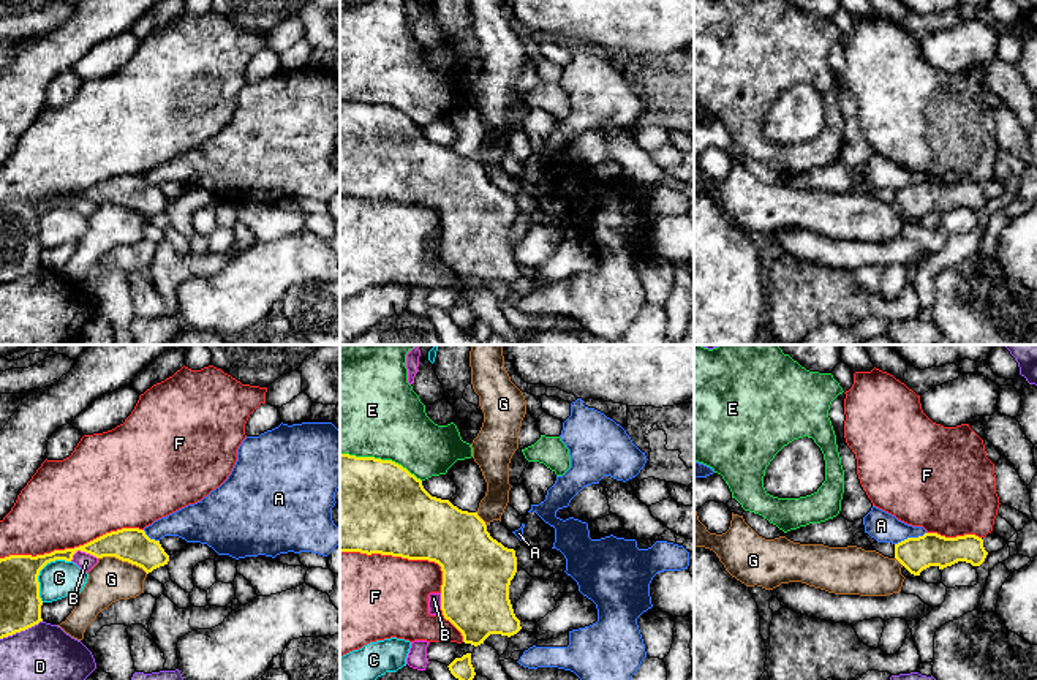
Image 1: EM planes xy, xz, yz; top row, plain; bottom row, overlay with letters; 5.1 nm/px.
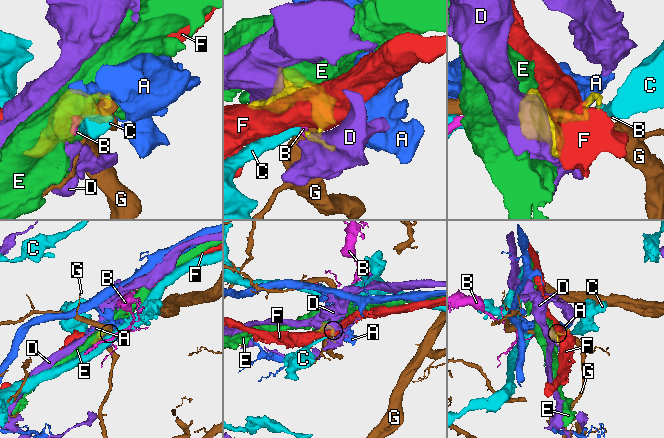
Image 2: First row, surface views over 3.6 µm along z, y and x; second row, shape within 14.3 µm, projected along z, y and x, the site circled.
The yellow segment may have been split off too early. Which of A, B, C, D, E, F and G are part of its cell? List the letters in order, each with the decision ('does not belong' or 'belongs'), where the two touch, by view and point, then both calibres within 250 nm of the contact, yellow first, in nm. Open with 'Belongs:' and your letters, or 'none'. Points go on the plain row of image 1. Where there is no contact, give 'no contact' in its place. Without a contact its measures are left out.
Belongs: none
A: does not belong | yz (909, 184) | 180/150 nm
B: does not belong | xy (82, 196) | 180/90 nm
C: does not belong | xy (40, 215) | 200/190 nm
D: does not belong | xy (21, 275) | 200/400 nm
E: does not belong | xz (380, 105) | 480/460 nm
F: does not belong | xy (71, 195) | 140/440 nm
G: does not belong | xy (124, 206) | 180/220 nm

